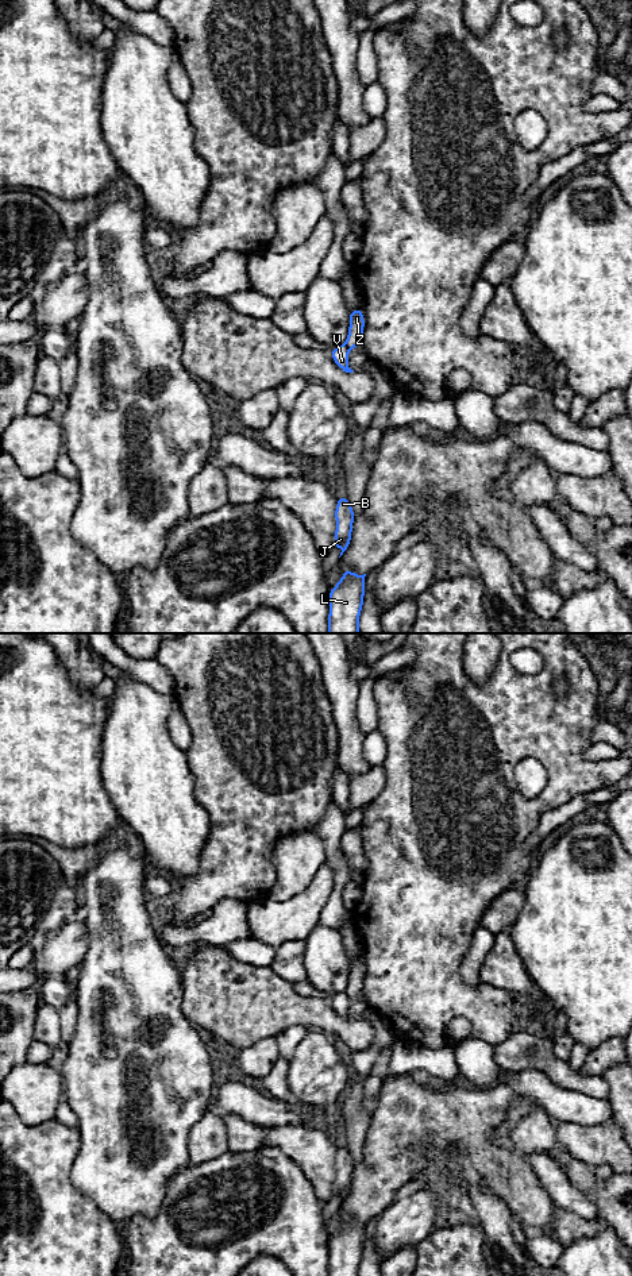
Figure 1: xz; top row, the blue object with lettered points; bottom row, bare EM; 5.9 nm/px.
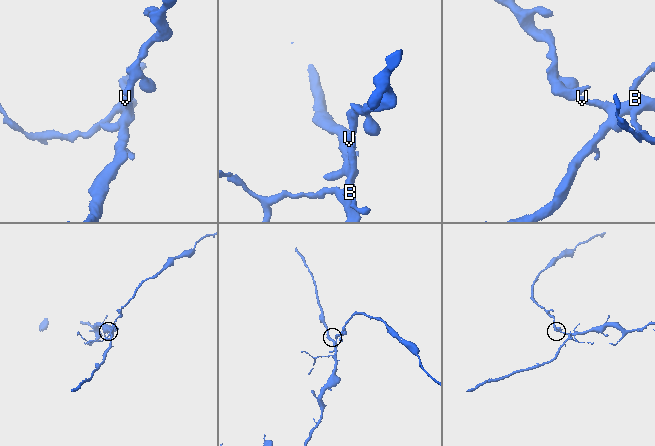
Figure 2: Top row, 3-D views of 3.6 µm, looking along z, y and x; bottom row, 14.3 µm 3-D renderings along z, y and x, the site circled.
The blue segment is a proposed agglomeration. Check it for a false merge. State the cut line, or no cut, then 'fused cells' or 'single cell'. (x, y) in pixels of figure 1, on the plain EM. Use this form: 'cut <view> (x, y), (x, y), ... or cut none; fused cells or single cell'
cut xz (345, 991), (349, 997); fused cells

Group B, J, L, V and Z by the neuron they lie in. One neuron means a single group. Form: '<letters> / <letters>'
B J L V / Z

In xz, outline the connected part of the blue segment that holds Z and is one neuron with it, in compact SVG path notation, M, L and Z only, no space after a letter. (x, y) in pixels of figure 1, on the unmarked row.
M358 956L348 961L350 974L346 994L348 998L362 992L365 965L362 956Z

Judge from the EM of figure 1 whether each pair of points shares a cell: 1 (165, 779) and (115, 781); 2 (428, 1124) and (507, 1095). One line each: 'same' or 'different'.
1: same
2: same

